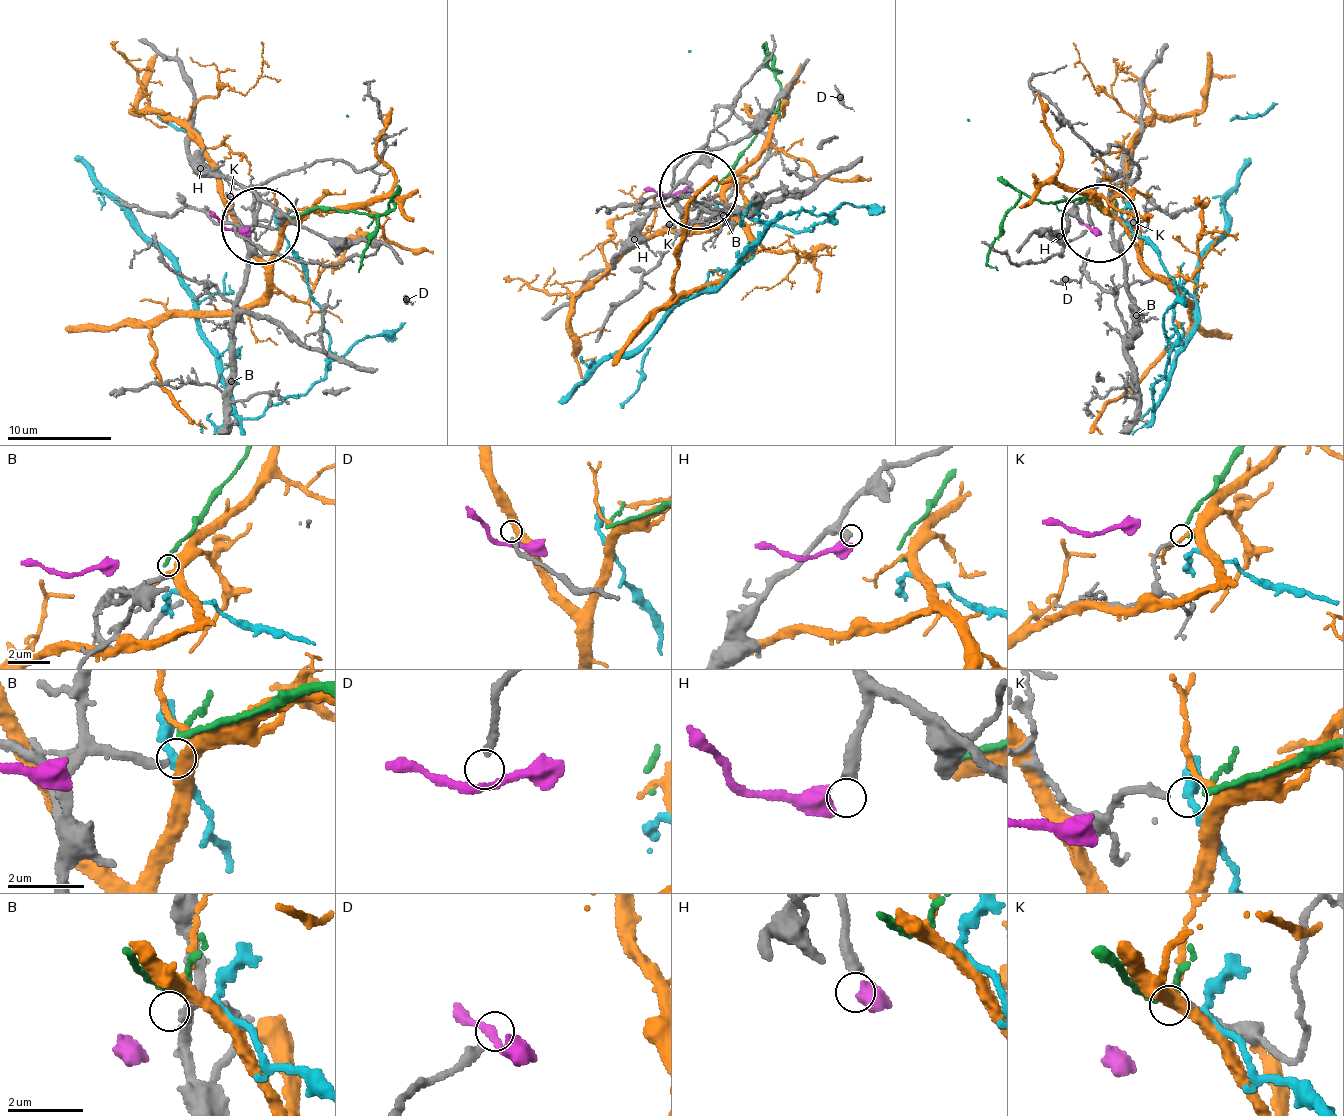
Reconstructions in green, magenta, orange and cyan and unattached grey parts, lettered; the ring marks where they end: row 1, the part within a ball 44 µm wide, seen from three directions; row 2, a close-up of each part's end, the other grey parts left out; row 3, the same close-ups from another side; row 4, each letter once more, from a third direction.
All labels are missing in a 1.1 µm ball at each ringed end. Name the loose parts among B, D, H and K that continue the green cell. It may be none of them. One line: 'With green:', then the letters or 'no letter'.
With green: K

